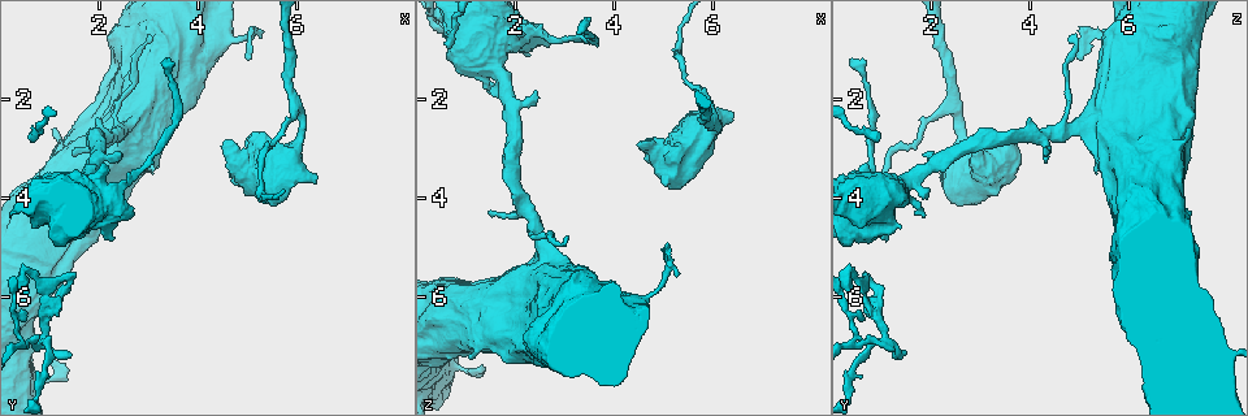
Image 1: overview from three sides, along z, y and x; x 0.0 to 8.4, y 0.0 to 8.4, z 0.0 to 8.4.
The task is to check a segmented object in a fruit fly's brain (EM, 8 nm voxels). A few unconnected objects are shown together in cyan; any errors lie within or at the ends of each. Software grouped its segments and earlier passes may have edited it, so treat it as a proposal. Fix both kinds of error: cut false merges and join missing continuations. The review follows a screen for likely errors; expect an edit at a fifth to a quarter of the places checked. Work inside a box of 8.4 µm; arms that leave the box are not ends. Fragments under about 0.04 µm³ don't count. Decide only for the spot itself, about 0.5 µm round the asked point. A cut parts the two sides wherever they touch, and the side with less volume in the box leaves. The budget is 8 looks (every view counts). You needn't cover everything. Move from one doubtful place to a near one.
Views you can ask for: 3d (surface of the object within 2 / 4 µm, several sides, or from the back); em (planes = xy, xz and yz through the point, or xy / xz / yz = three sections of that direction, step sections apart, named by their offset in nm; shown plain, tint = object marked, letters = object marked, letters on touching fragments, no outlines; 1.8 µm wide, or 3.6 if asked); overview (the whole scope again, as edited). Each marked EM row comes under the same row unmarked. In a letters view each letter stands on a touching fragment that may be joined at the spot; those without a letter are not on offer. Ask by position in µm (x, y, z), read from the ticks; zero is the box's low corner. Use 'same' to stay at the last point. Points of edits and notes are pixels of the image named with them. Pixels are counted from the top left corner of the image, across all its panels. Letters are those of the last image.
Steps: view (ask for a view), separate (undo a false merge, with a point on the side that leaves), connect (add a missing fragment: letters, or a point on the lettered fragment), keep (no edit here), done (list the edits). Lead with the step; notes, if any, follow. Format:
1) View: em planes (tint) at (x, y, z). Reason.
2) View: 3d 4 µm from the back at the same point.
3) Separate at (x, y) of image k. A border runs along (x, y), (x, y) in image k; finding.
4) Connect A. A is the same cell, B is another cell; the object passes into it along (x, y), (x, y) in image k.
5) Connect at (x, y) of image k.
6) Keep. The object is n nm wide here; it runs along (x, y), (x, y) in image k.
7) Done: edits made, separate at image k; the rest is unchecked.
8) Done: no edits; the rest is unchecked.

View: 3d 2 µm at (1.65, 4.00, 1.90).

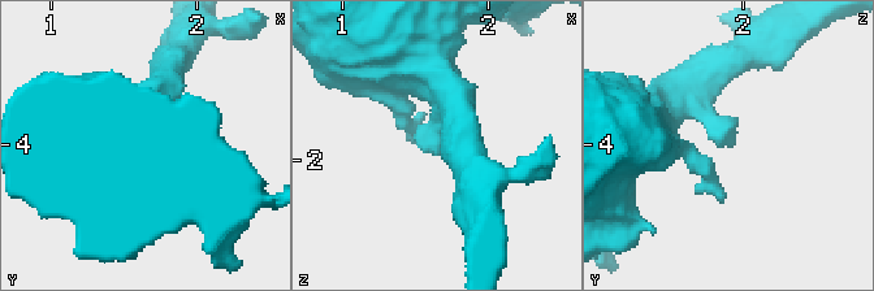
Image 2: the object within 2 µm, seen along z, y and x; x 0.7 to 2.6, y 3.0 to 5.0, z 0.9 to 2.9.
View: em planes (letters) at (1.66, 4.02, 1.94). Need the tissue.

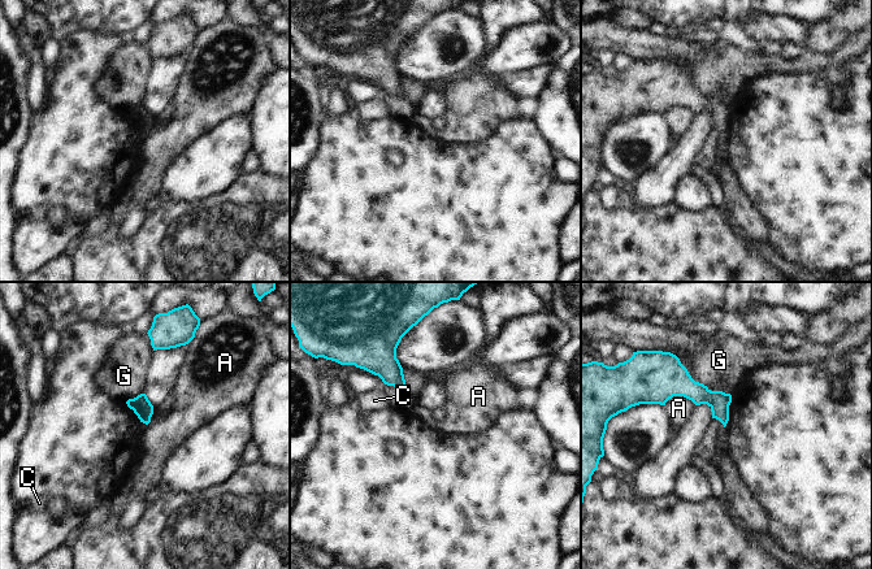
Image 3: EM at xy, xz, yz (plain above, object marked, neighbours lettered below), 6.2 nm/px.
Keep. The longest contact is with G, 420 nm; A, C and G are other cells; it runs along (728, 398), (666, 390), (654, 400) in image 3; none of them fits.

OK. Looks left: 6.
View: em planes (tint) at (3.00, 0.75, 4.80). Tapers out.

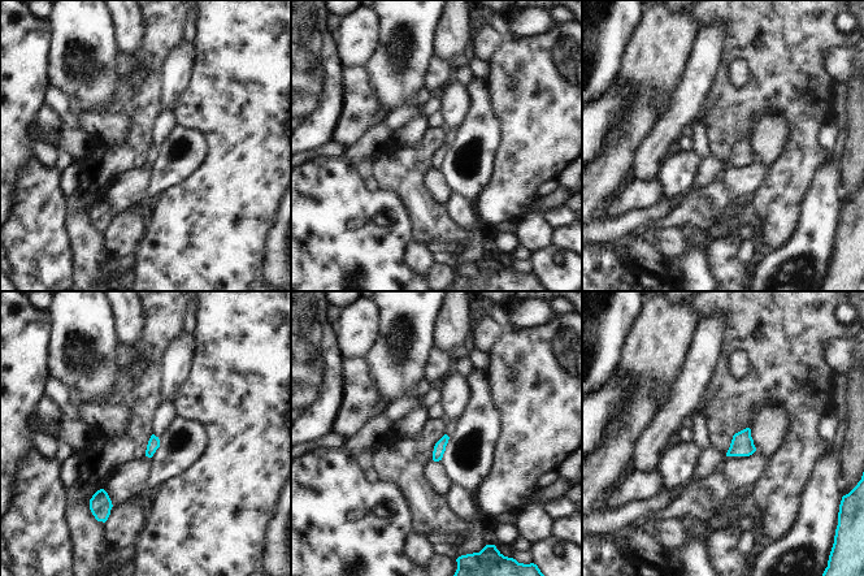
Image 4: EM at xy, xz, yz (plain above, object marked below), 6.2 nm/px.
View: em planes (letters) at the same point.

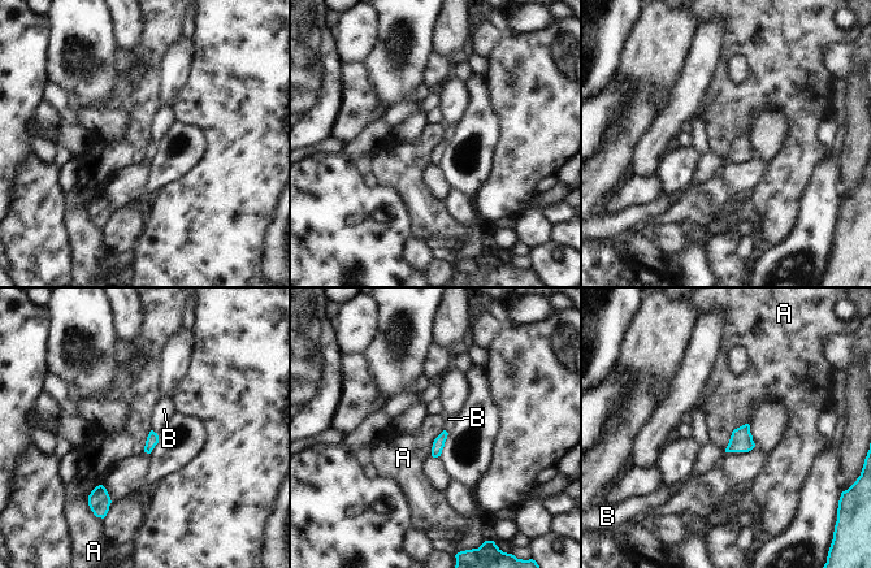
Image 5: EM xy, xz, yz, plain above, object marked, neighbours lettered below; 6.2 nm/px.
Keep. A and B are other cells; a border runs along (748, 423), (732, 432), (724, 451) in image 5; no lettered fragment goes on from it.

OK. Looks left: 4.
View: em planes (letters) at (5.30, 3.90, 1.00). Sharp bend.

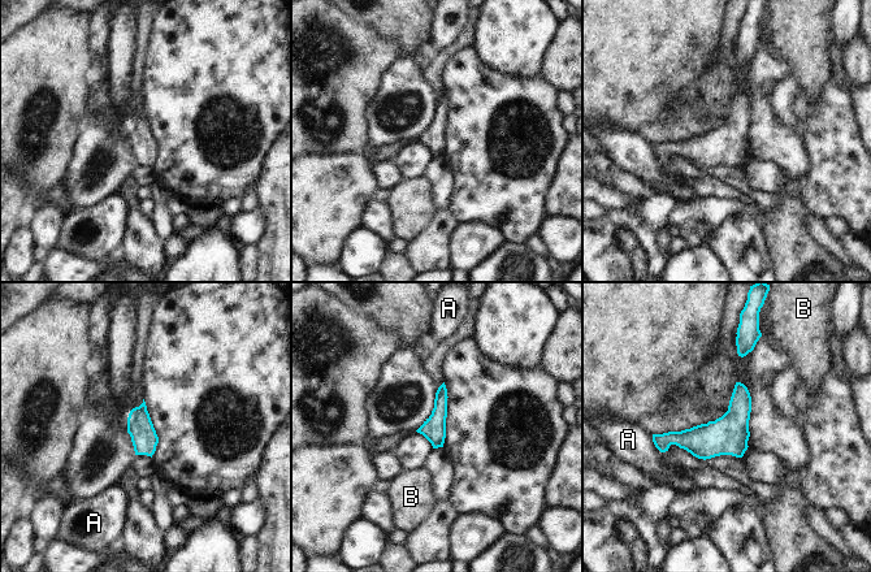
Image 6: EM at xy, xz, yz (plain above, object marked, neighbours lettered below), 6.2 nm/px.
Keep. A and B are other cells; it runs along (744, 390), (711, 438), (655, 438) in image 6; one neuron here.

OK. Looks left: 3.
Done: no edits; the rest is unchecked.

